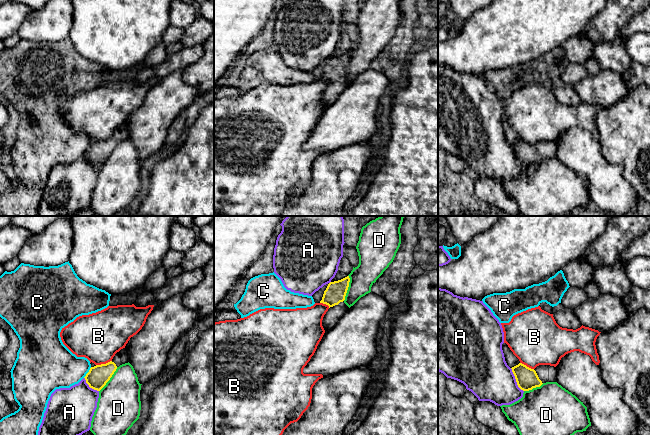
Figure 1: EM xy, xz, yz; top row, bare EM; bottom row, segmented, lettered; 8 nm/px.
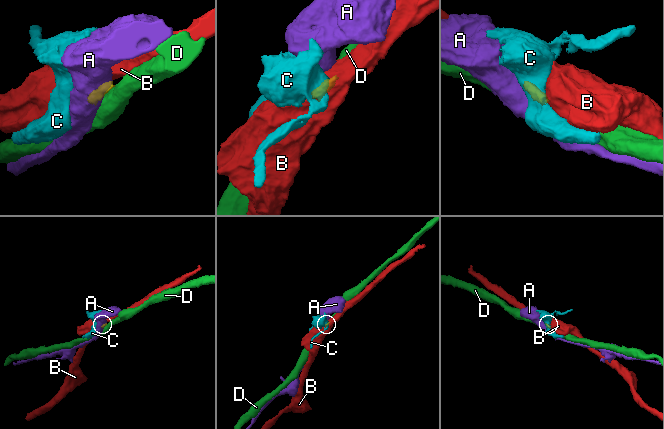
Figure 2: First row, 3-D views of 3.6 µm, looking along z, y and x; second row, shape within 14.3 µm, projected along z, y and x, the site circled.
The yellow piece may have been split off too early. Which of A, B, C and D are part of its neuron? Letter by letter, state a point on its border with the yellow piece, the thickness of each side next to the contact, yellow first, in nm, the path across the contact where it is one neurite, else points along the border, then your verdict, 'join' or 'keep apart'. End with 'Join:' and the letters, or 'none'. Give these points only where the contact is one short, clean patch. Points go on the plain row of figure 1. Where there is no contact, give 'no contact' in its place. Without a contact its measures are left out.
A: meets yellow in yz at (516, 156); 170 nm thick on the yellow side, 380 nm on the other; border along yz (510, 144), (516, 160), (523, 167); keep apart
B: meets yellow in xy at (103, 140); 170 nm thick on the yellow side, 380 nm on the other; keep apart
C: meets yellow in xy at (88, 148); 170 nm thick on the yellow side, 320 nm on the other; border along xy (91, 143), (83, 153); keep apart
D: meets yellow in xz at (347, 64); 160 nm thick on the yellow side, 200 nm on the other; keep apart
Join: none

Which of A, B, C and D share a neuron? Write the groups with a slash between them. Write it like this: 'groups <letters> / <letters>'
groups A / B / C / D

